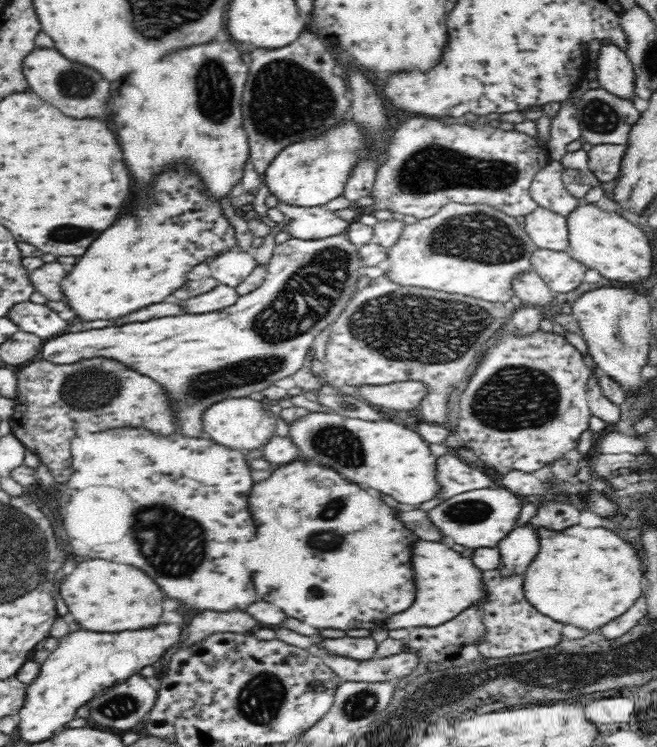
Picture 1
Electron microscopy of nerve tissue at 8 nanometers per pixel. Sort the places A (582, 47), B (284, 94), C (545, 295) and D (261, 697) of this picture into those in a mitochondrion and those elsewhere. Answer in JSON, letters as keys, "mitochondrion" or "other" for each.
{"A":"other","B":"mitochondrion","C":"other","D":"mitochondrion"}

